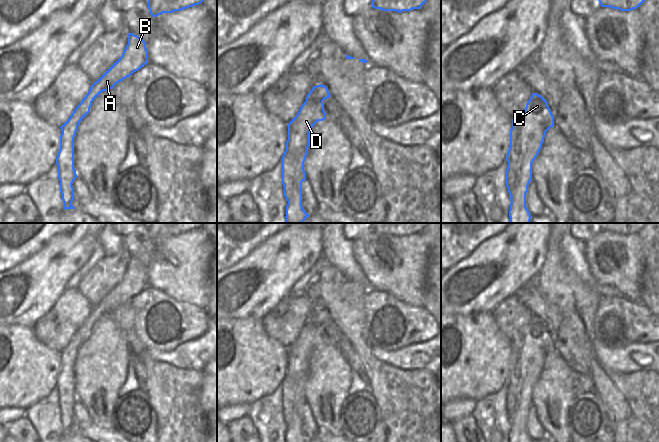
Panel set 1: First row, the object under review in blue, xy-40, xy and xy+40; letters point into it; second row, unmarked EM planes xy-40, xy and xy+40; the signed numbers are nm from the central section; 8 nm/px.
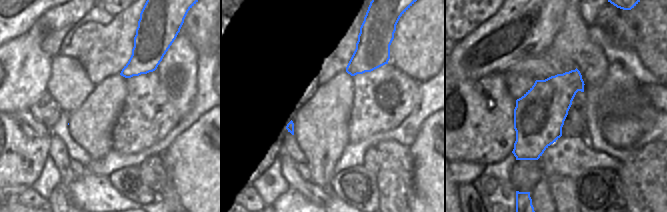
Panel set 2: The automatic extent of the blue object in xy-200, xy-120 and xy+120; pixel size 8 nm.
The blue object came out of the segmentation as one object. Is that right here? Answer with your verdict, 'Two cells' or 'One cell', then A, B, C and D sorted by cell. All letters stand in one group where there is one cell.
Two cells. Groups: A B D / C

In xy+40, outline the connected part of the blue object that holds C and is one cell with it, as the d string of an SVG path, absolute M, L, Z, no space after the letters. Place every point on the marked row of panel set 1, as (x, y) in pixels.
M537 93L532 94L522 116L512 119L506 160L516 162L518 180L510 197L510 223L530 223L532 216L526 206L526 194L532 181L532 164L551 127L554 127L554 116L546 99Z

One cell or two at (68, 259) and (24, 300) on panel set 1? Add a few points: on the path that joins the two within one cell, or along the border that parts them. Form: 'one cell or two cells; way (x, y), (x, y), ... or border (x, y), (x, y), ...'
one cell; way (57, 267), (35, 289)

